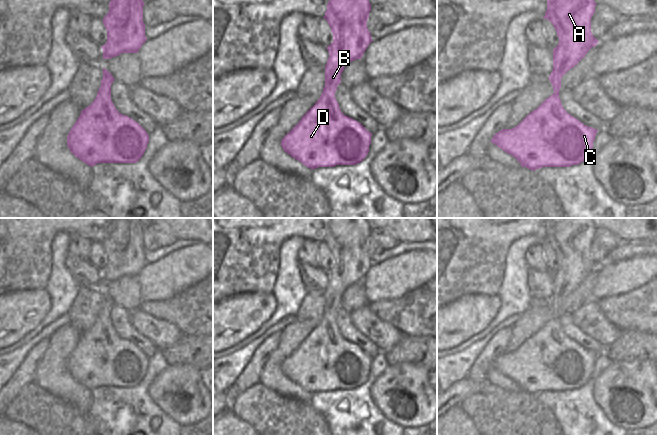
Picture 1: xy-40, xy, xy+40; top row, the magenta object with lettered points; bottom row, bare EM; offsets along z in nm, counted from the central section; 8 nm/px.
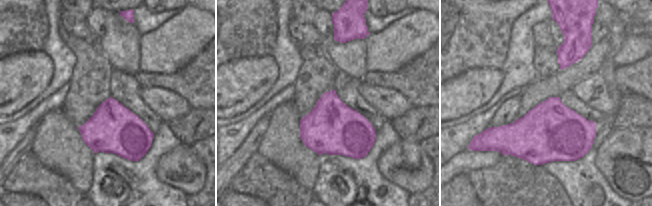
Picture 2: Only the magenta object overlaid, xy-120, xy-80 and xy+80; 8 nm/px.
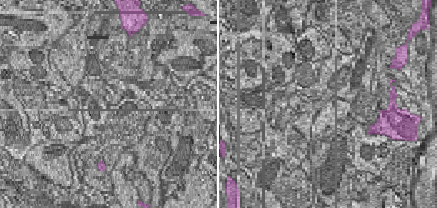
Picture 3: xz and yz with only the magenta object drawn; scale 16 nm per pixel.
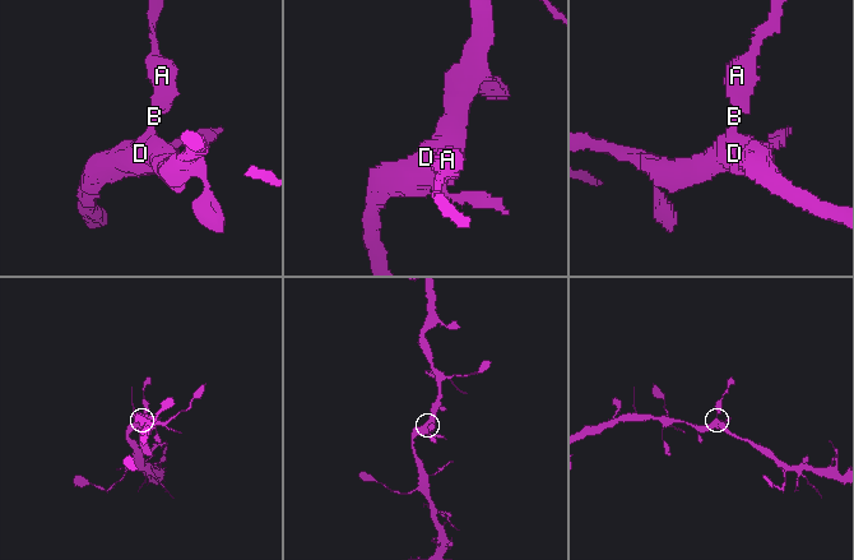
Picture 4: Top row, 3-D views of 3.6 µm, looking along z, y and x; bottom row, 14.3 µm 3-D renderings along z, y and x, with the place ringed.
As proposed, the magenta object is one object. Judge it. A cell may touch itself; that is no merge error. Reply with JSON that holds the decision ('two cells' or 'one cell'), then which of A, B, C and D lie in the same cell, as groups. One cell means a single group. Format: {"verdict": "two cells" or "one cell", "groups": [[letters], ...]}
{"verdict": "one cell", "groups": [["A", "B", "C", "D"]]}

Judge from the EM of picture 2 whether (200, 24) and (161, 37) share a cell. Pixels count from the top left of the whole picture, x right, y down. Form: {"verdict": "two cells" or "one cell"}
{"verdict": "one cell"}

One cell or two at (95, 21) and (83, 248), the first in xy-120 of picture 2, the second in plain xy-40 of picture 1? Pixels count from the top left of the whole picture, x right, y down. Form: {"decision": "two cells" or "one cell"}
{"decision": "two cells"}

